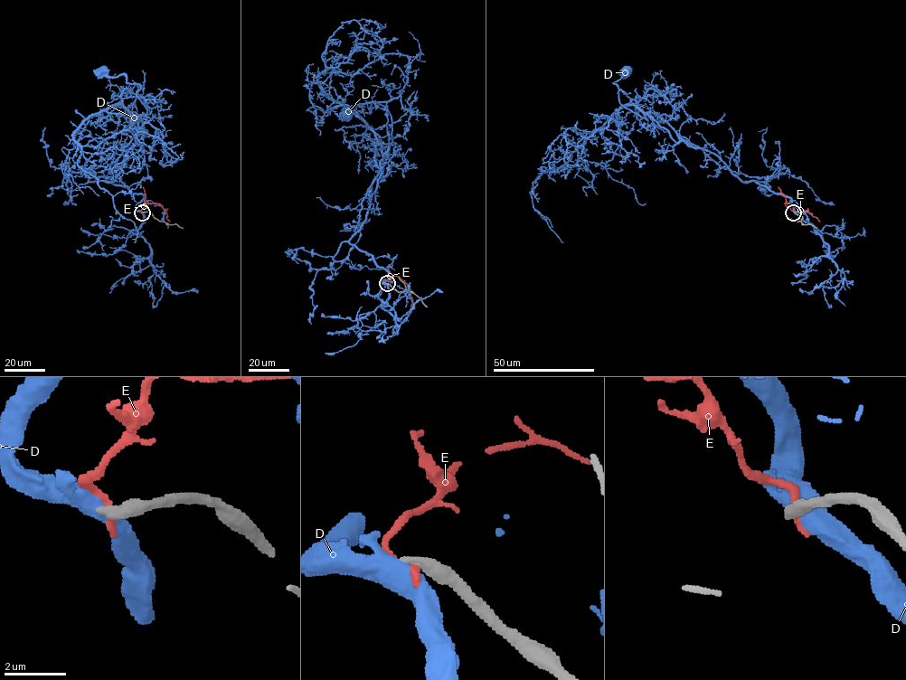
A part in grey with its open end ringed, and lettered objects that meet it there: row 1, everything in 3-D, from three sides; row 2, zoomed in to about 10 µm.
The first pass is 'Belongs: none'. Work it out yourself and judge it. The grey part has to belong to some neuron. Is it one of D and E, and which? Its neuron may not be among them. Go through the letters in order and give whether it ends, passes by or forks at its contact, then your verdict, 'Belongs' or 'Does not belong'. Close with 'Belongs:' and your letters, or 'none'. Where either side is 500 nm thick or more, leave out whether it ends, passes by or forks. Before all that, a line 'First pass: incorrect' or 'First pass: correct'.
First pass: correct
D: Does not belong
E: It ends there. Does not belong
Belongs: none

